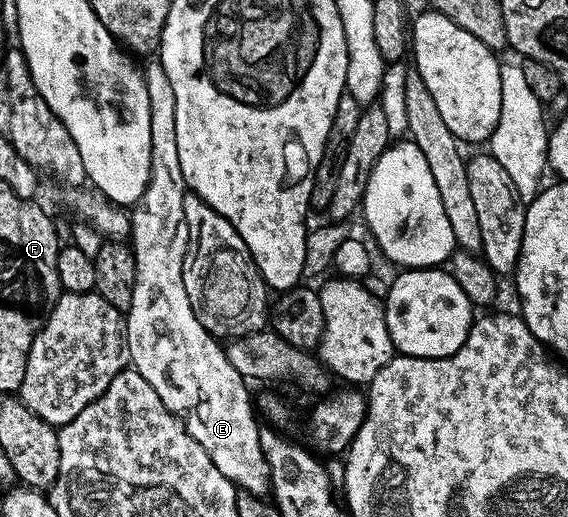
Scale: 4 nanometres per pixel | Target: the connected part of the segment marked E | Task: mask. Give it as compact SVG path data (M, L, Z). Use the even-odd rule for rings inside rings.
M152 59L148 66L143 66L144 82L146 83L146 91L150 99L150 179L146 191L141 195L138 204L131 210L132 231L130 234L130 244L132 254L136 260L136 278L134 279L134 299L132 305L126 311L126 328L128 330L128 360L131 368L138 371L138 375L142 375L142 379L146 379L146 383L150 383L150 387L154 387L154 391L158 391L158 399L162 399L162 403L167 409L180 418L184 422L186 431L190 435L194 435L194 439L198 439L198 443L202 443L202 447L206 451L206 455L210 455L210 459L214 459L214 467L218 467L218 471L222 471L222 475L226 475L226 479L230 479L237 490L245 493L255 493L264 495L269 492L270 482L268 479L268 464L264 458L264 452L259 445L259 433L261 426L256 425L256 413L254 408L254 397L248 394L249 382L242 375L238 375L238 371L234 371L233 365L230 363L225 346L221 344L217 338L206 331L206 327L202 327L202 323L198 323L198 319L194 315L194 307L190 307L190 295L186 295L186 283L182 283L182 275L184 274L184 260L186 259L186 251L188 250L188 232L186 231L186 219L184 218L184 194L186 186L184 176L182 175L182 163L178 163L178 131L174 131L174 115L176 108L174 107L174 86L170 84L170 79L166 79L166 71L162 67L159 59Z

